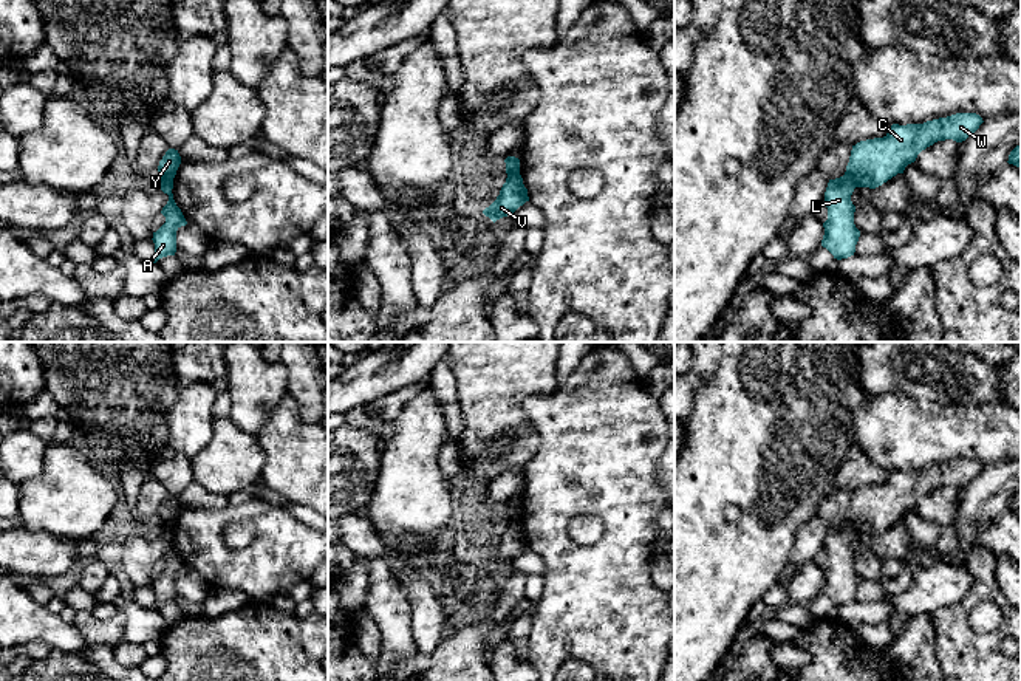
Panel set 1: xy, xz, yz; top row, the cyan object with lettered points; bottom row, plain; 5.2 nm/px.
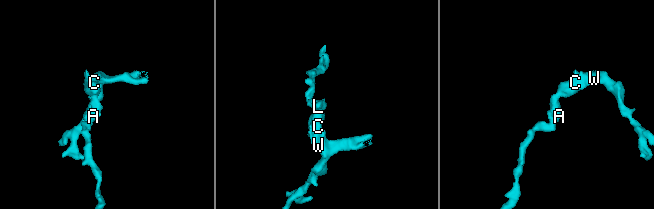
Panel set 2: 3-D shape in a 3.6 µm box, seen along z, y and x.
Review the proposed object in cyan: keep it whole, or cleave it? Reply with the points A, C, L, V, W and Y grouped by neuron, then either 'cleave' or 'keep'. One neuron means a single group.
groups A L / C V W Y; cleave

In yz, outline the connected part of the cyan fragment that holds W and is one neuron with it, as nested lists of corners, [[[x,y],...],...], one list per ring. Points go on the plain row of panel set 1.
[[[956,460],[924,471],[893,471],[883,484],[860,488],[852,492],[846,522],[857,534],[876,536],[903,520],[917,501],[937,488],[965,488],[982,471],[976,460]]]

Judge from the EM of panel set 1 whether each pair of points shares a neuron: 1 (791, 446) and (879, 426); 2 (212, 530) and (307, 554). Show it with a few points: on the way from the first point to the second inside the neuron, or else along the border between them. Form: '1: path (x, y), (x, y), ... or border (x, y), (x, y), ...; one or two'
1: border (867, 398), (856, 403), (851, 409), (853, 448); two
2: path (229, 556), (280, 557); one

